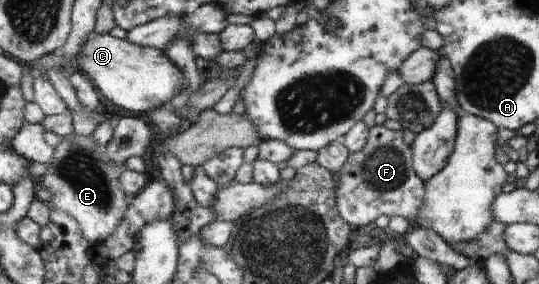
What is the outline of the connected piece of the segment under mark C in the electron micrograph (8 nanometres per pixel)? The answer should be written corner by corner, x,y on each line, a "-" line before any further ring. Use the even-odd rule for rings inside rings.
91,31
83,41
78,54
78,68
93,80
97,90
111,100
115,106
127,112
146,112
165,105
173,94
183,87
187,80
162,49
142,47
125,39
120,33
99,34

